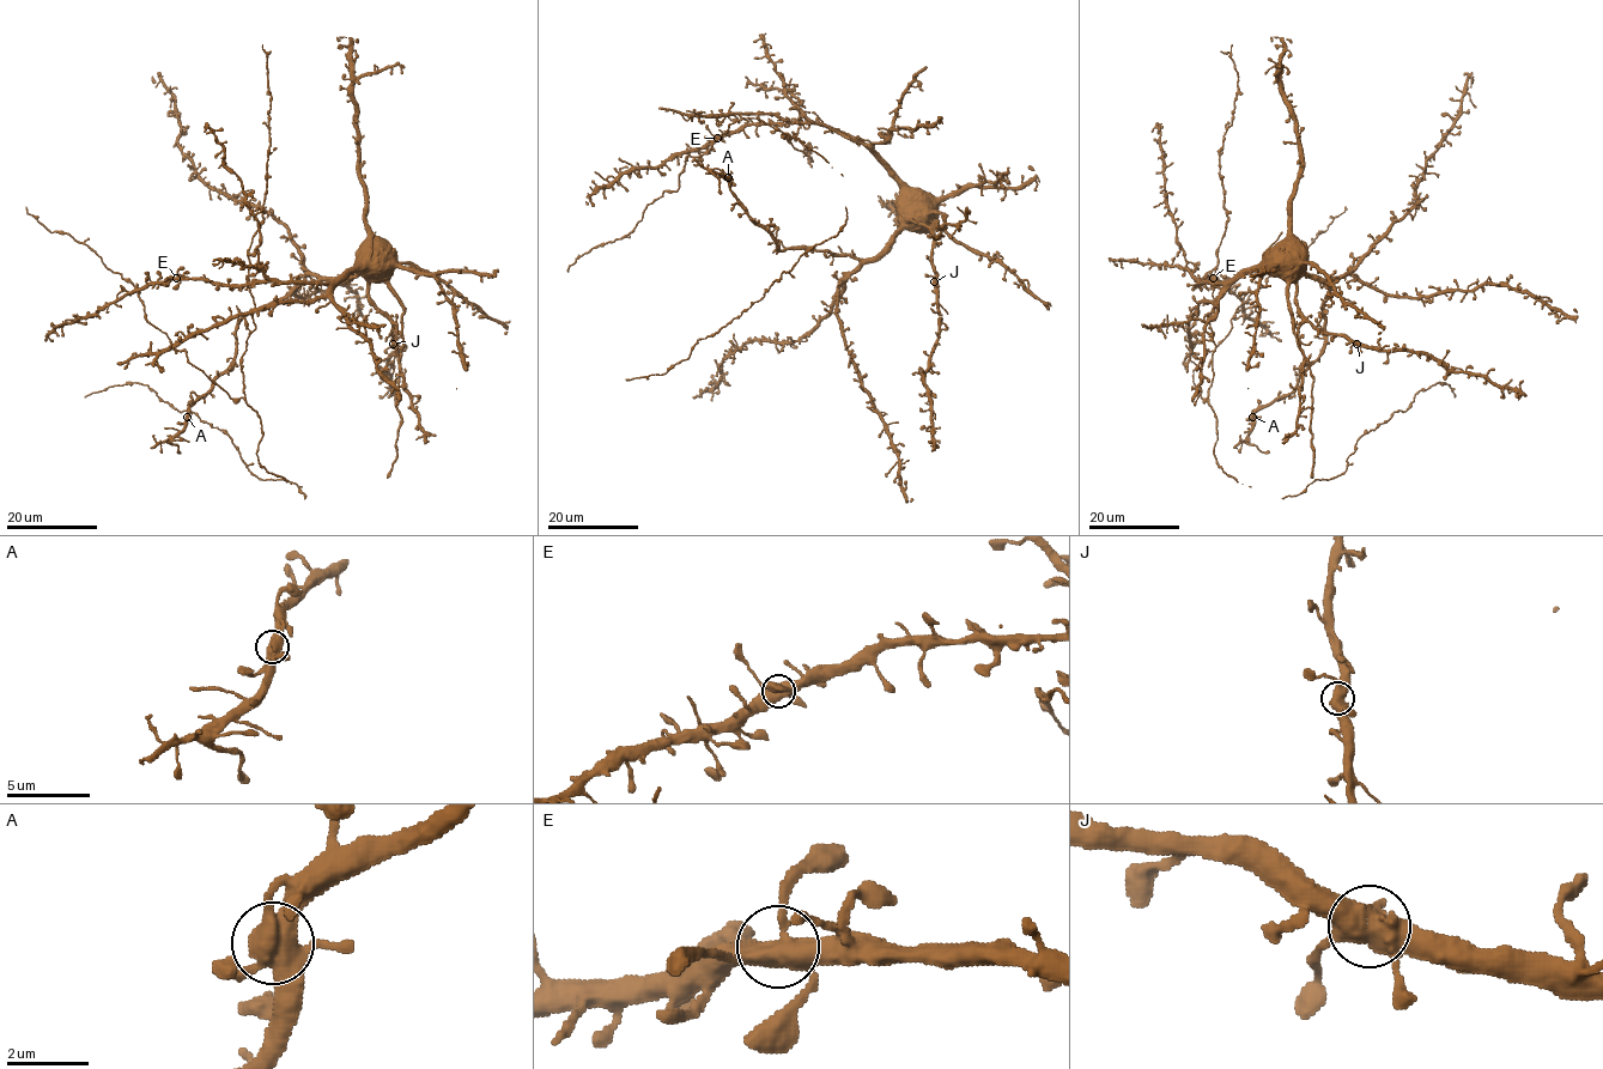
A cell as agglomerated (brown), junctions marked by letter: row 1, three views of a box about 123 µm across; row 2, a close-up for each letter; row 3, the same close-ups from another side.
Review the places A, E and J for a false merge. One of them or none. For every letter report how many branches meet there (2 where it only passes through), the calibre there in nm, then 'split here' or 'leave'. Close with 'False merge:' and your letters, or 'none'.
A: 4 | 480 nm | leave
E: 4 | 480 nm | leave
J: 4 | 550 nm | leave
False merge: none

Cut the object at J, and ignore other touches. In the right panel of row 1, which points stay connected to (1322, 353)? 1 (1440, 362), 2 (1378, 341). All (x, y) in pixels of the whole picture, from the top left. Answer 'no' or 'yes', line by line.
1: no
2: no

